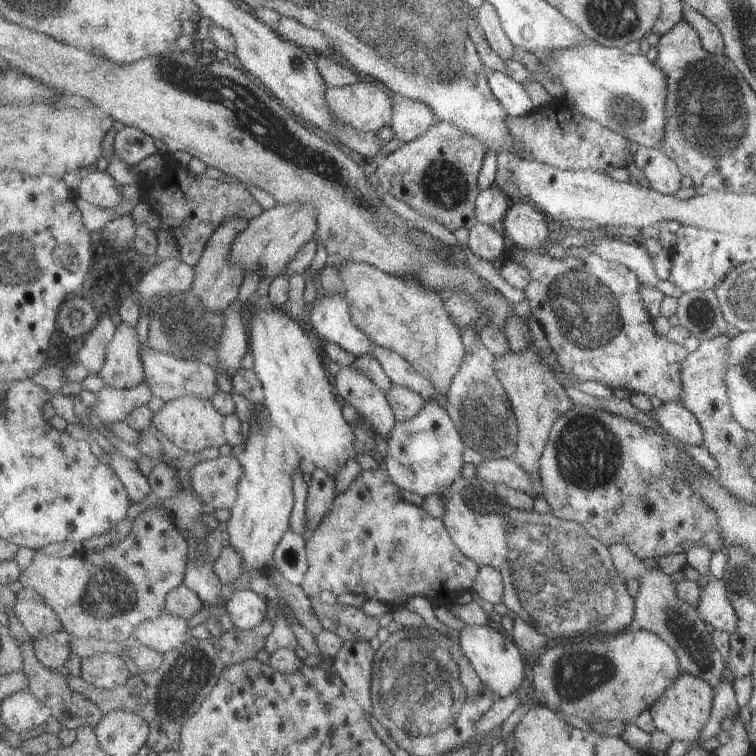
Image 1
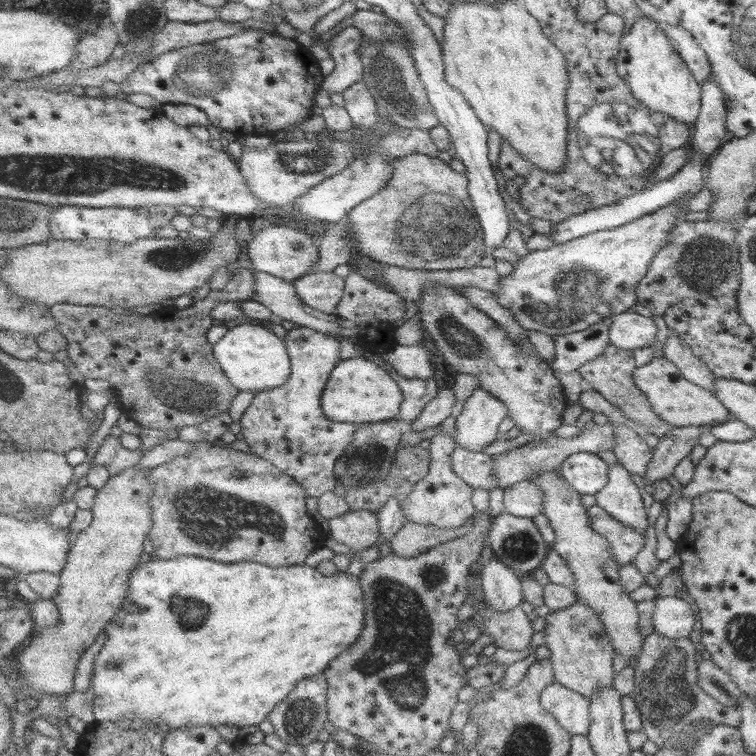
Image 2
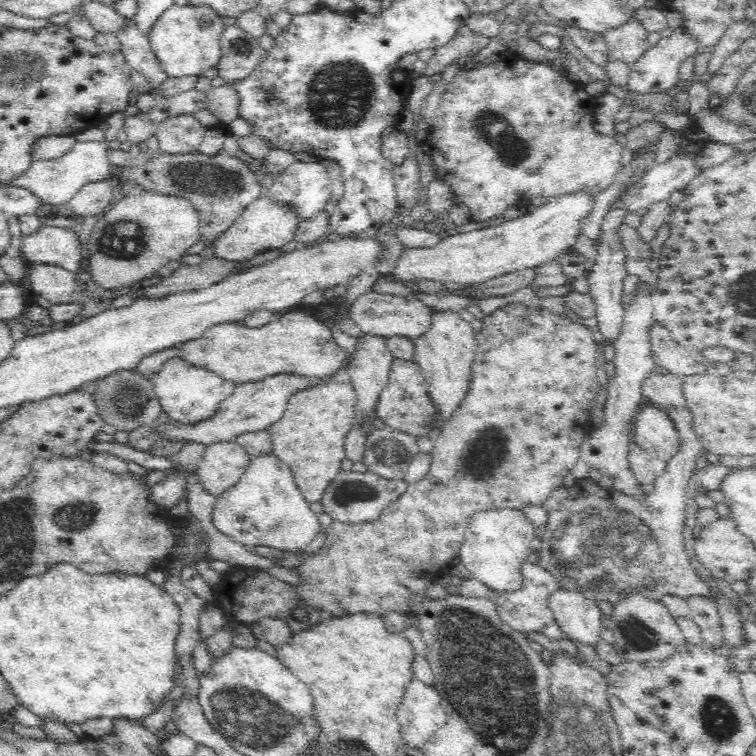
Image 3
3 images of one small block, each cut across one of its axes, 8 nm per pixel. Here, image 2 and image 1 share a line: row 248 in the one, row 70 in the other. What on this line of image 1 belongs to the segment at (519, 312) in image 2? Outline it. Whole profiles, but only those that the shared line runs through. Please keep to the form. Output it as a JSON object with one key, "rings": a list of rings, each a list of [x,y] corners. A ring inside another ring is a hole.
{"rings":[[[590,42],[562,49],[548,60],[538,58],[546,70],[565,87],[566,98],[590,118],[623,134],[645,147],[659,148],[665,138],[668,78],[660,68],[652,66],[644,56],[632,56],[617,49]]]}

